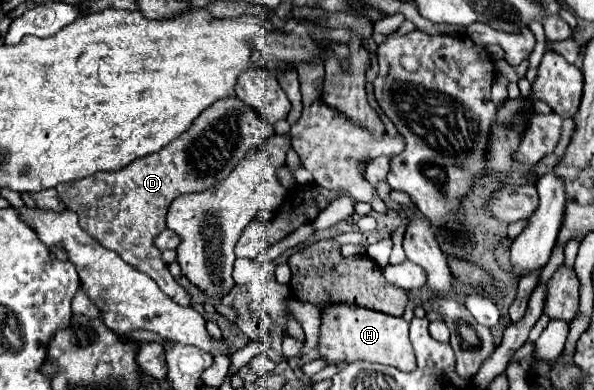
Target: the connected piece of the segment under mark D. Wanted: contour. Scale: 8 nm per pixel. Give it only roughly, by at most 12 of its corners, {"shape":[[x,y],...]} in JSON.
{"shape":[[238,96],[162,150],[56,190],[82,230],[174,302],[154,238],[274,128]]}

